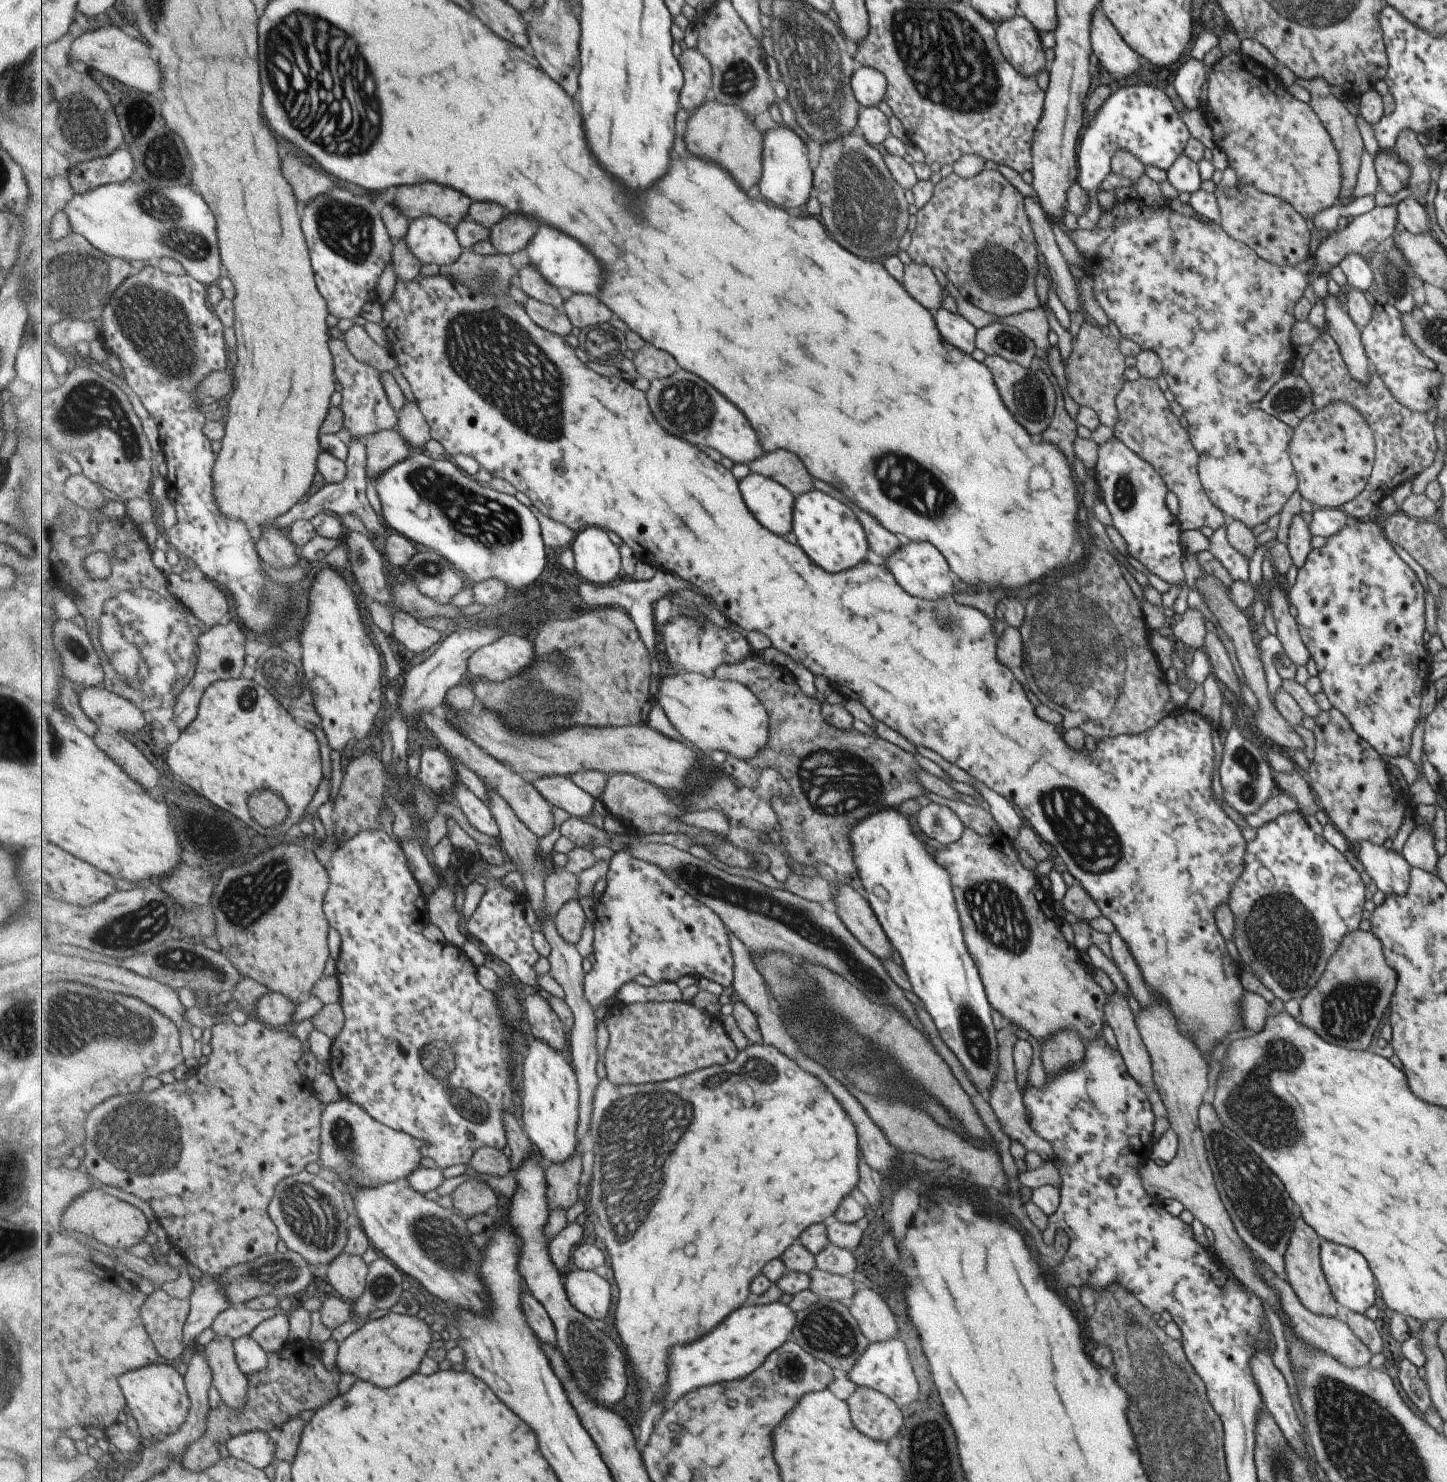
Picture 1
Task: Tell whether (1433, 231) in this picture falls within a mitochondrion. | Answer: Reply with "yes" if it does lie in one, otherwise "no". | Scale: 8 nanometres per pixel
no

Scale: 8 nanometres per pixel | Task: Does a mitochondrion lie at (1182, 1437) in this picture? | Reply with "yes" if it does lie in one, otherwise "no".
yes

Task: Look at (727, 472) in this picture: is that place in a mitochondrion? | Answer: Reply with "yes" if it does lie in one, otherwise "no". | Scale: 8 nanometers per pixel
no

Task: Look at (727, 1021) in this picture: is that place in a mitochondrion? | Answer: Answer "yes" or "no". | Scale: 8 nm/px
no

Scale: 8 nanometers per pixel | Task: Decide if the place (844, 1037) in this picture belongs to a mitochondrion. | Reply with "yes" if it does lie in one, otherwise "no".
yes

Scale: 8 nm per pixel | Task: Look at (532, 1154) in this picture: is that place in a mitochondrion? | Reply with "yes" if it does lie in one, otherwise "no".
no

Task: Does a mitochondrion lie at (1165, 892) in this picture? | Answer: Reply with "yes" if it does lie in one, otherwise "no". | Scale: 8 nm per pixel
no

